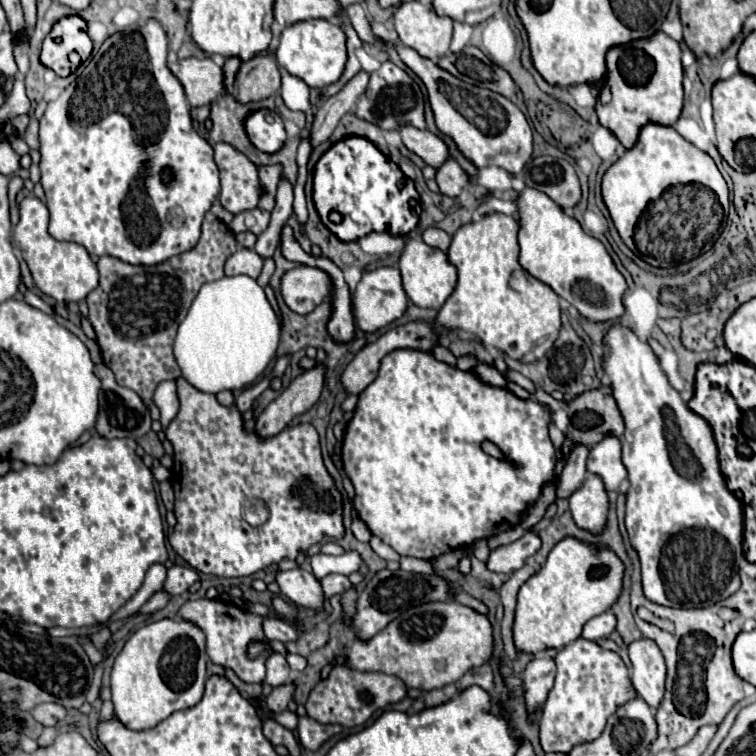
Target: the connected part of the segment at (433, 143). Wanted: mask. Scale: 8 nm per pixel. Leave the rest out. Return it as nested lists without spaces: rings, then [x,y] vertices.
[[[404,126],[400,134],[402,134],[406,148],[418,154],[432,168],[440,168],[450,156],[446,142],[438,138],[436,134],[432,134],[430,130],[418,130],[412,126]]]

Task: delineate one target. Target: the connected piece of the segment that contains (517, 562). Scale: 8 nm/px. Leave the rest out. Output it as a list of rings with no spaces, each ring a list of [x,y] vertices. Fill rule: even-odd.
[[[526,530],[526,534],[524,534],[520,540],[492,550],[486,566],[488,566],[492,572],[512,574],[512,572],[520,570],[532,554],[538,552],[540,544],[542,544],[542,542],[540,542],[540,536],[538,536],[534,530]]]

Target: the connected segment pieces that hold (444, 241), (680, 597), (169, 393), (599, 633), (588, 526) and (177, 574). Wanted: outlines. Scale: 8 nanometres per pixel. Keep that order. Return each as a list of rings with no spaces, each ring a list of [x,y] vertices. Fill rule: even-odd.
[[[428,228],[428,230],[424,230],[422,240],[424,240],[428,246],[446,250],[446,248],[450,246],[450,240],[452,240],[452,238],[450,238],[444,230],[440,230],[440,228]]]
[[[612,326],[604,344],[608,346],[604,370],[610,376],[612,396],[626,424],[622,442],[622,460],[630,480],[626,494],[626,528],[640,556],[644,594],[652,602],[672,608],[706,608],[726,600],[740,588],[738,566],[742,562],[744,512],[742,502],[724,484],[712,430],[670,386],[652,348],[640,342],[632,330]]]
[[[166,380],[156,388],[154,402],[160,408],[160,424],[166,428],[170,420],[178,412],[178,394],[176,394],[176,380]]]
[[[608,610],[604,614],[598,614],[598,616],[590,618],[584,624],[582,638],[586,638],[586,640],[600,640],[600,638],[610,636],[614,630],[616,630],[616,616],[614,616],[612,610]]]
[[[586,476],[582,486],[570,496],[570,510],[580,528],[590,532],[600,532],[604,528],[608,514],[608,496],[600,476]]]
[[[172,566],[168,570],[168,576],[166,576],[166,582],[162,586],[162,590],[170,596],[178,596],[178,594],[184,594],[196,580],[200,580],[198,572],[190,566]]]

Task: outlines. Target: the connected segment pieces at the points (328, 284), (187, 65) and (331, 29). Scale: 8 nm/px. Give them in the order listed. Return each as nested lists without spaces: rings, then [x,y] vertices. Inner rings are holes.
[[[298,266],[284,274],[282,278],[282,298],[298,314],[312,312],[330,292],[334,284],[332,278],[312,266]]]
[[[210,56],[184,58],[170,64],[172,74],[182,82],[192,106],[206,106],[226,92],[224,70]]]
[[[328,20],[296,22],[284,28],[278,50],[276,50],[276,58],[278,58],[280,68],[304,80],[310,88],[326,88],[328,84],[338,82],[338,78],[344,72],[346,58],[348,58],[346,56],[346,34],[340,26]]]

